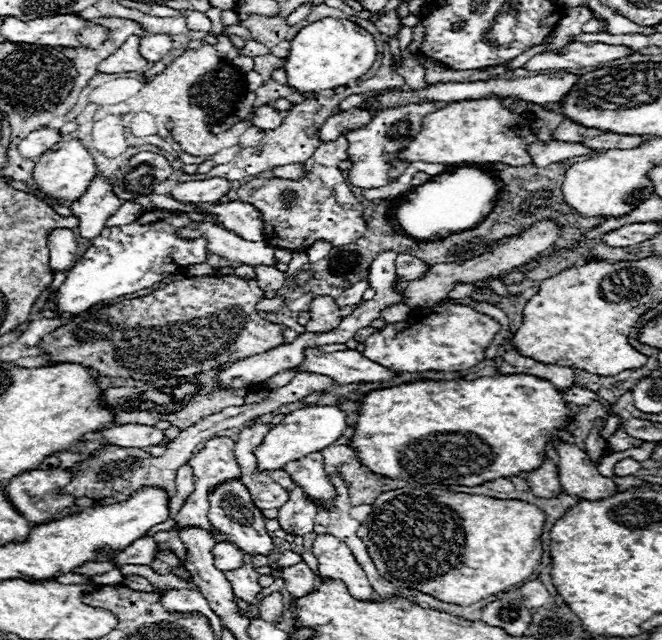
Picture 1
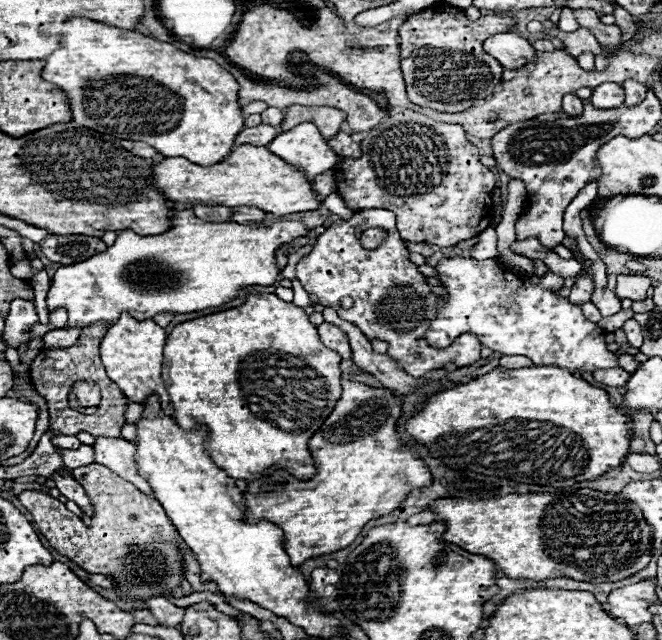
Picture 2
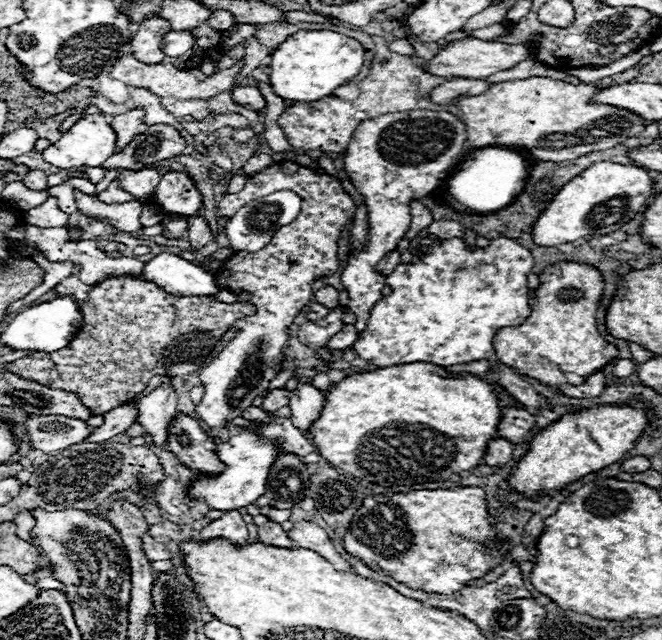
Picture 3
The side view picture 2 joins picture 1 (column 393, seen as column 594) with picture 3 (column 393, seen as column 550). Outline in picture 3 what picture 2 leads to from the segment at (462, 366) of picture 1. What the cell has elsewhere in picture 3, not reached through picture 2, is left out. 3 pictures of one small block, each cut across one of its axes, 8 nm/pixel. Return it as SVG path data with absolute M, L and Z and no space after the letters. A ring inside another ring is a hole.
M462 238L438 240L418 264L398 264L396 270L386 278L392 294L376 302L364 334L352 348L362 360L380 368L412 362L428 362L444 368L476 360L494 362L496 352L492 348L492 338L496 330L504 326L518 326L530 316L526 276L530 274L532 266L534 260L530 252L510 238L496 238L488 248L478 248L476 252L468 252Z

